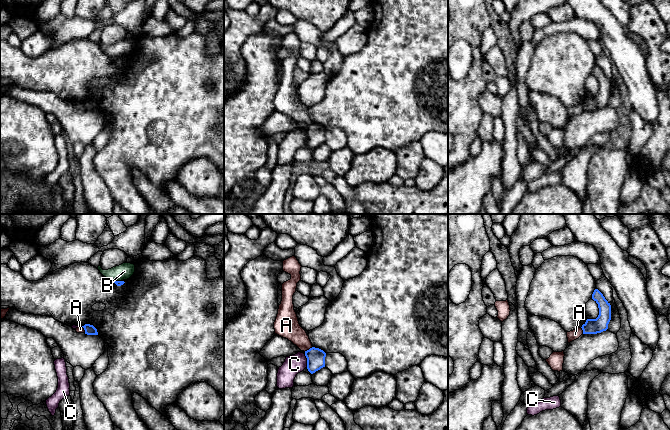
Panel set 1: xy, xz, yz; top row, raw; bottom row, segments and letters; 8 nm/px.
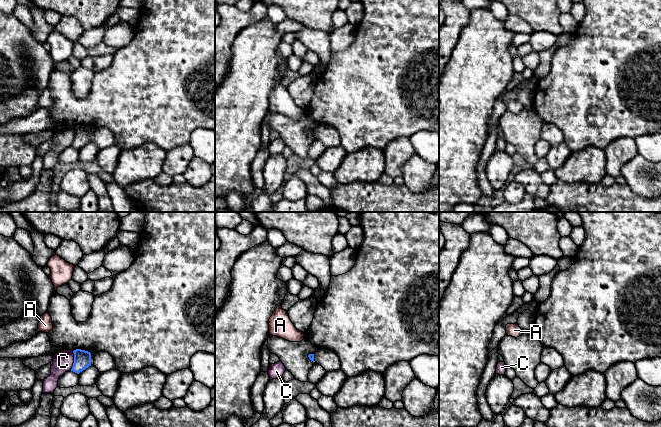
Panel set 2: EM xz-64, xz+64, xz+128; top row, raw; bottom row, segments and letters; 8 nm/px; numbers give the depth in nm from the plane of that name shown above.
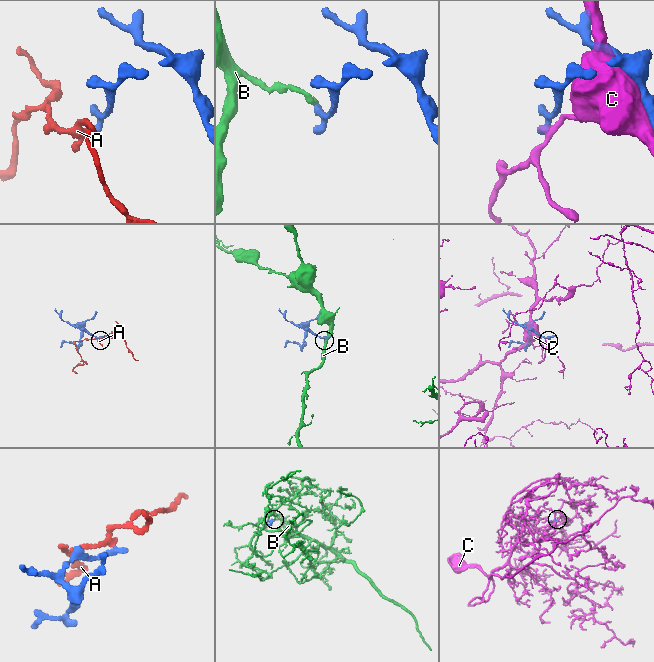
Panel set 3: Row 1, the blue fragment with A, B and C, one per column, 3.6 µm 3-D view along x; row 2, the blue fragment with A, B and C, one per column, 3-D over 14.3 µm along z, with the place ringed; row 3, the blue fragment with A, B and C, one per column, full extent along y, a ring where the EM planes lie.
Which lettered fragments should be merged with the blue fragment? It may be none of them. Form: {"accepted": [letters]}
{"accepted": []}

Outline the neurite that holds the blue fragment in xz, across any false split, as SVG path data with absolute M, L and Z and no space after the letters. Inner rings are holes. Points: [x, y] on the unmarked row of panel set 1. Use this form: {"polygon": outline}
{"polygon": "M312 123L305 127L305 132L307 134L307 145L311 150L325 143L326 129L323 126Z"}

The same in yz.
{"polygon": "M598 65L594 66L592 75L598 80L599 91L596 95L586 96L581 103L583 110L597 110L606 107L611 96L611 81Z"}

